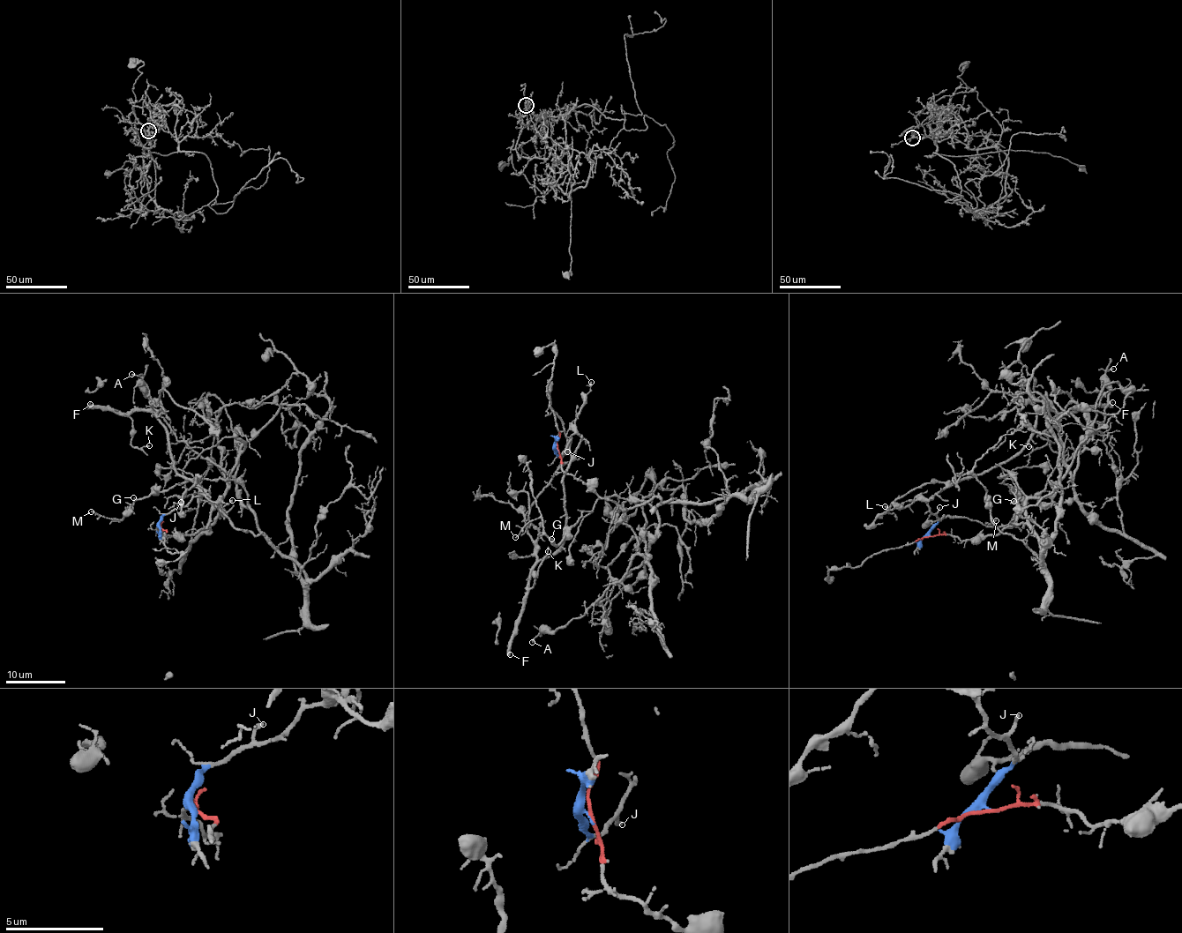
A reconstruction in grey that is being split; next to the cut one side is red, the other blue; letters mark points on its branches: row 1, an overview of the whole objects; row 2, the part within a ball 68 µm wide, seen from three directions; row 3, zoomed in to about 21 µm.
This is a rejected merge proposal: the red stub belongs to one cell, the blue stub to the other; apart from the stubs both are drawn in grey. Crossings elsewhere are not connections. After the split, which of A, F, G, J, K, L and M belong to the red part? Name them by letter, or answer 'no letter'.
A, G, M

